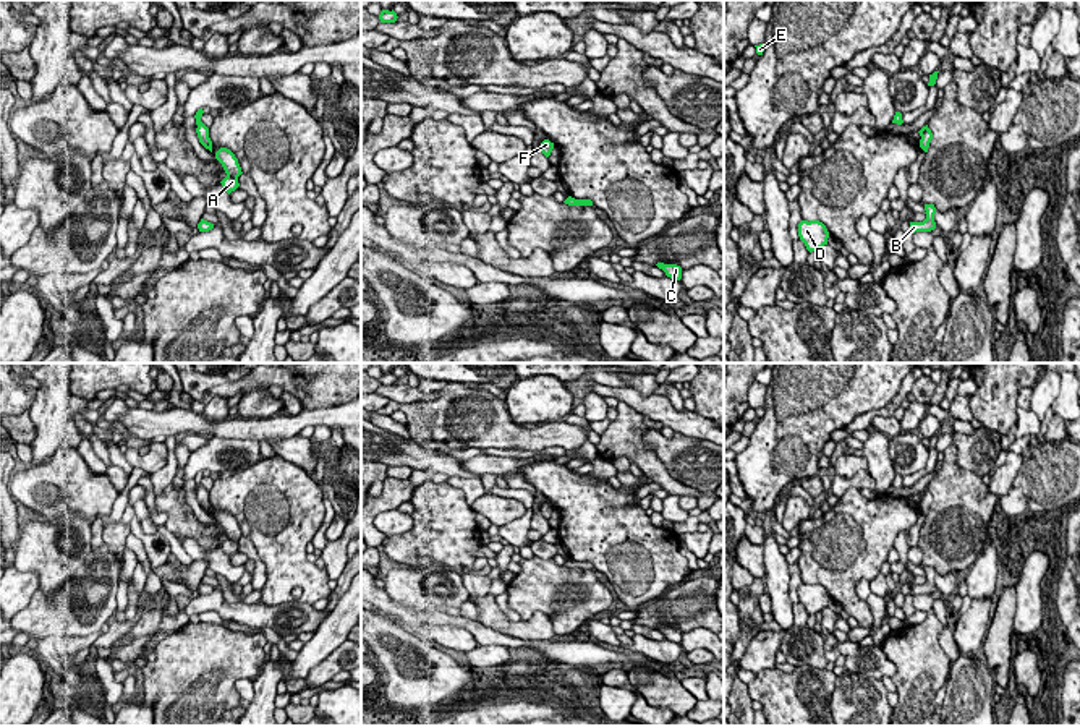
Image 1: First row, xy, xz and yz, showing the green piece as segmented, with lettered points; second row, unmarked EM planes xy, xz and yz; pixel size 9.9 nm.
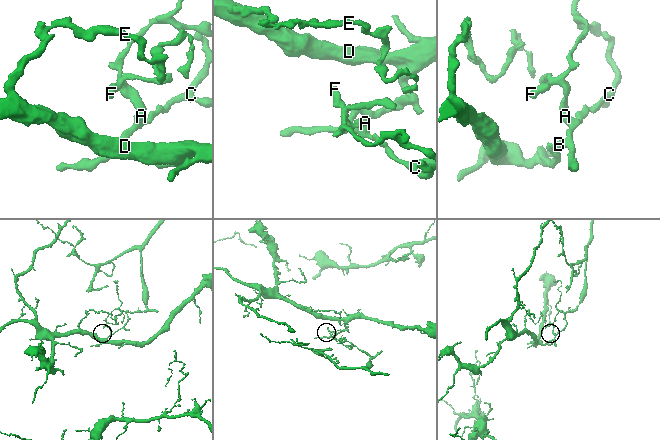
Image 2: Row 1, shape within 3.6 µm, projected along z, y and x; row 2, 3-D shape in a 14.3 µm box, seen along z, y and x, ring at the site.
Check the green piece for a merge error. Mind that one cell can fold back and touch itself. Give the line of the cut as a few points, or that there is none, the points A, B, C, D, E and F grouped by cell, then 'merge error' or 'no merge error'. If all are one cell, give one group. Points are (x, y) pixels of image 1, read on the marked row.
cut xz (570, 196), (574, 204); groups A B C D E / F; merge error

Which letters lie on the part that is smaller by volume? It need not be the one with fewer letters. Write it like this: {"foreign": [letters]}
{"foreign": ["F"]}

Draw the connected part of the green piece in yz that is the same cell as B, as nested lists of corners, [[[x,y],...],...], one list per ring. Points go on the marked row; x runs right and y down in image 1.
[[[925,204],[925,214],[926,219],[923,222],[910,222],[910,230],[908,232],[931,232],[936,228],[936,222],[934,222],[934,214],[936,214],[936,207],[934,204]]]

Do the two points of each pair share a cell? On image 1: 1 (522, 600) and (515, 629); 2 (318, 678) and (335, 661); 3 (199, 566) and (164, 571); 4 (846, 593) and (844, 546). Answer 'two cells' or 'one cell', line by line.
1: two cells
2: one cell
3: one cell
4: one cell

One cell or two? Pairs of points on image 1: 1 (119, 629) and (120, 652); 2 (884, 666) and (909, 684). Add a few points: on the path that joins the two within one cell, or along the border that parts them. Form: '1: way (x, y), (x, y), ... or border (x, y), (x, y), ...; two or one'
1: border (141, 616), (109, 647); two
2: border (880, 645), (896, 668), (891, 678); two

